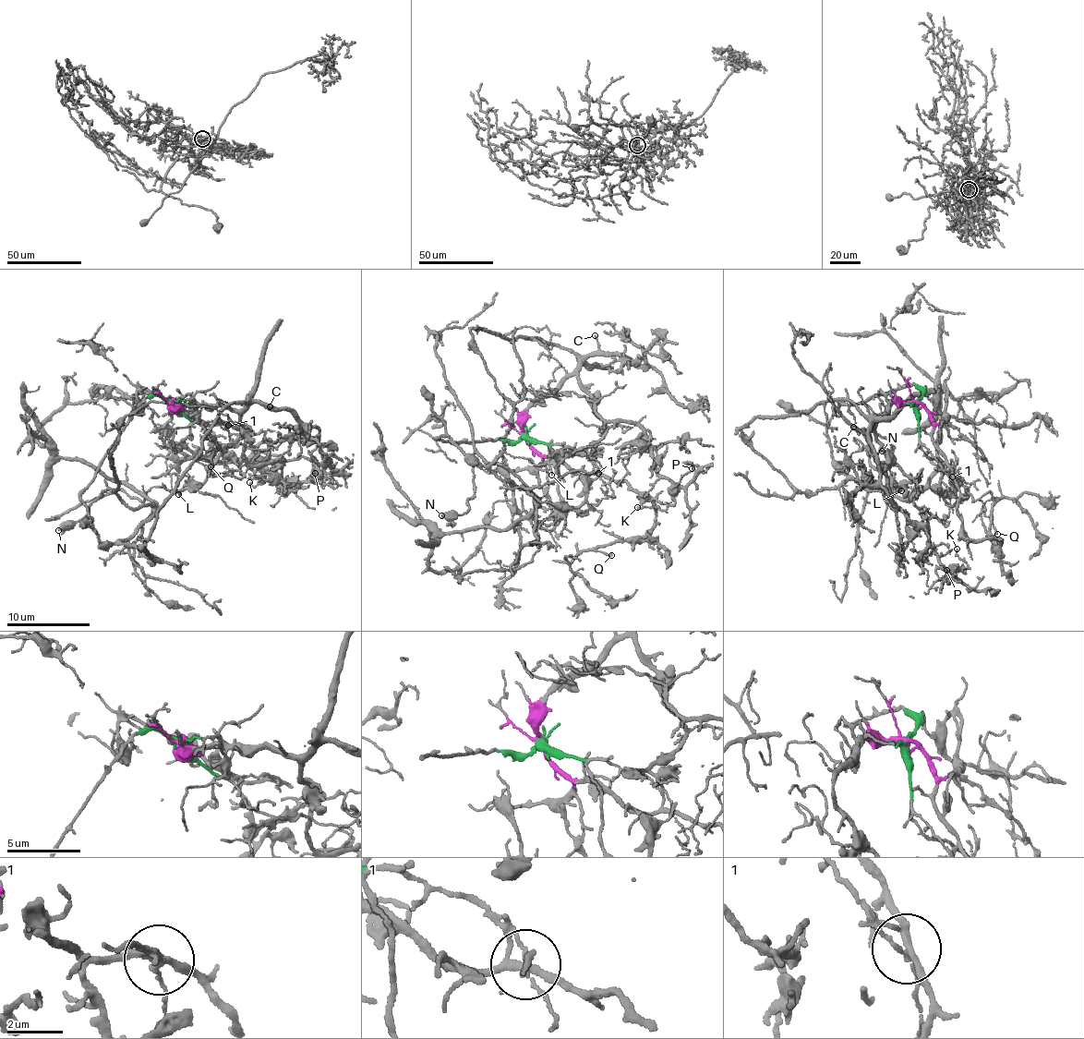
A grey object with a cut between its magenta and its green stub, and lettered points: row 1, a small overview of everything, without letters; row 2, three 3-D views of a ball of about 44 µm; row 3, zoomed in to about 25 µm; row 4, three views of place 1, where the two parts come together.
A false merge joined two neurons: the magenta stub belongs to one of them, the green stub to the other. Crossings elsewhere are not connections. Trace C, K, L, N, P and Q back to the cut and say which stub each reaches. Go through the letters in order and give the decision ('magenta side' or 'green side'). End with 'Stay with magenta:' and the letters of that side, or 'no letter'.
C: magenta side
K: magenta side
L: magenta side
N: green side
P: magenta side
Q: magenta side
Stay with magenta: C, K, L, P, Q

